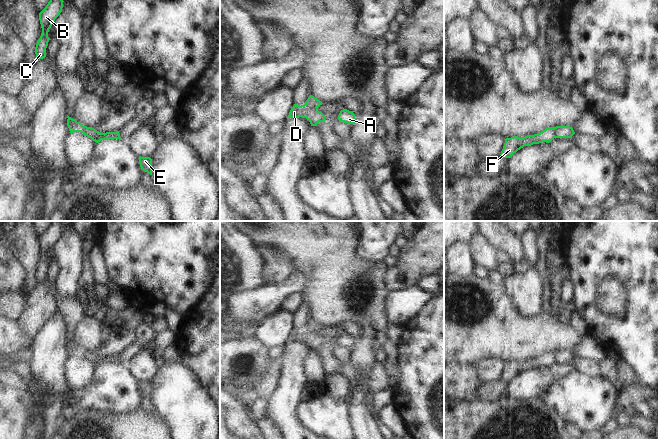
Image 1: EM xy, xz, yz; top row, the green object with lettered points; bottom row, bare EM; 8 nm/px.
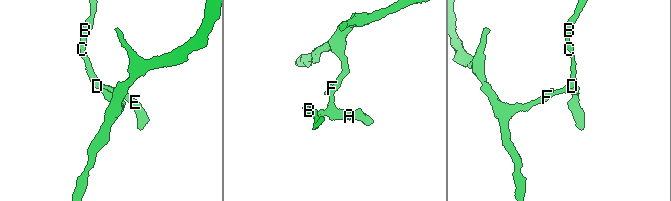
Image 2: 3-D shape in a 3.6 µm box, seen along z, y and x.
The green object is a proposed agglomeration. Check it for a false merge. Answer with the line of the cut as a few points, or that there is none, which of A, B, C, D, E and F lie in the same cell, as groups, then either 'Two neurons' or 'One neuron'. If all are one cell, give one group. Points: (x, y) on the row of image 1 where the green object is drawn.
Split along xz (306, 103), (311, 107), (317, 108). Groups: A B C D E / F. Two neurons

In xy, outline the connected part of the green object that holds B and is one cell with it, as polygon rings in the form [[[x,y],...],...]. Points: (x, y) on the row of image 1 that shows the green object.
[[[50,0],[46,7],[39,13],[42,33],[34,51],[36,54],[36,59],[40,60],[46,57],[46,48],[50,40],[48,37],[48,32],[52,26],[52,23],[62,12],[63,2],[63,0]]]

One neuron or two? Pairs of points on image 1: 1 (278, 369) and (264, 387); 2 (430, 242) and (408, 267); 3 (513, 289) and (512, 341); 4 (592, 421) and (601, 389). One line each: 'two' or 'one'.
1: one
2: one
3: two
4: one

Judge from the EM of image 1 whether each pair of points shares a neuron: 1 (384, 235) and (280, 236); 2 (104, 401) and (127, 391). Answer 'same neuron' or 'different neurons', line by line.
1: different neurons
2: same neuron

